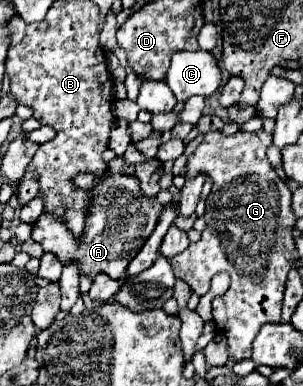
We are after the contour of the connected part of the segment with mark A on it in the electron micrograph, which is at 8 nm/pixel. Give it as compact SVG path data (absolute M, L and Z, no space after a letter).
M78 174L74 186L90 190L90 206L86 210L86 222L82 236L74 236L62 218L54 214L42 214L36 224L32 224L32 240L36 240L44 252L52 252L60 258L62 264L78 264L80 274L94 278L96 274L108 274L110 278L122 282L130 260L140 252L156 222L160 218L160 204L156 198L144 198L140 194L140 182L134 174L104 174L96 178L92 174Z

